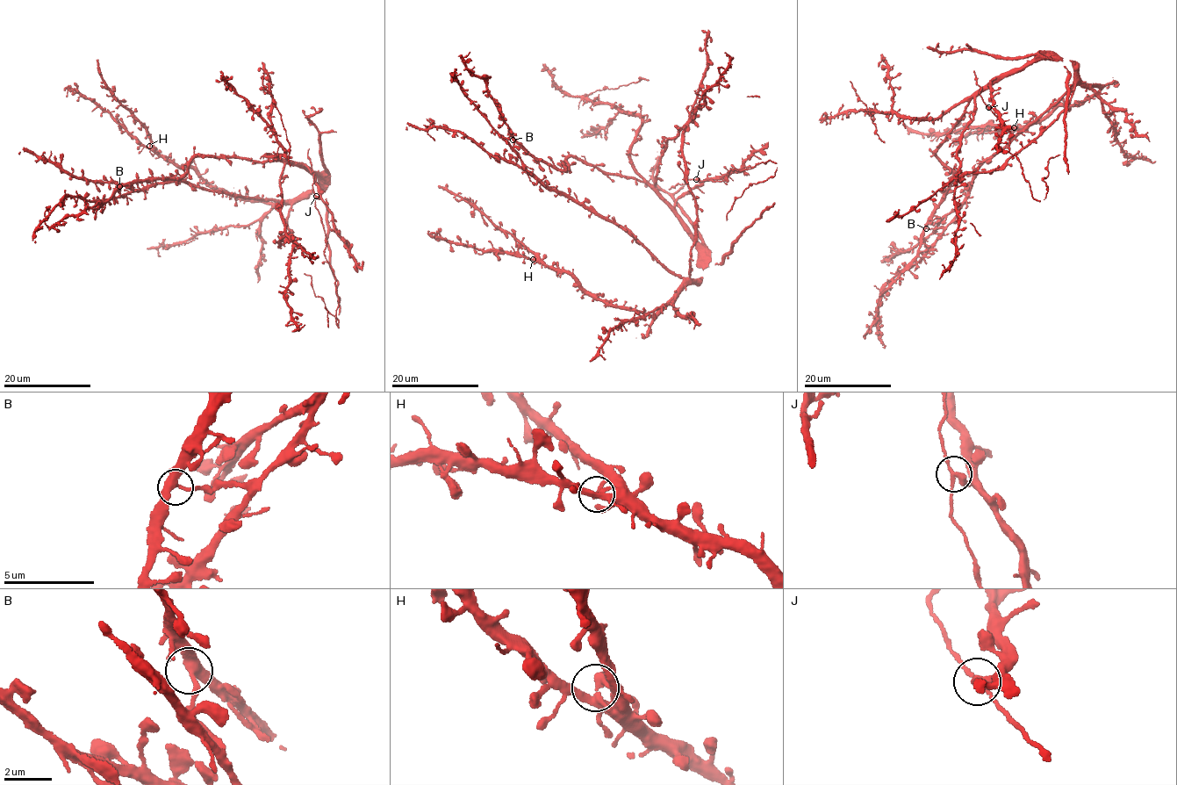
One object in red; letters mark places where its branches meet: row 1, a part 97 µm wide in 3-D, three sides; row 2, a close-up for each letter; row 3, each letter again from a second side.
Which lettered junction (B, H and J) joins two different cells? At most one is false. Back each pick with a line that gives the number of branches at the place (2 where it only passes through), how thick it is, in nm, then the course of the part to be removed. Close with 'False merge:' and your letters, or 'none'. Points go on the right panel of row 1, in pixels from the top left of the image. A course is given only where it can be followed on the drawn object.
False merge: none

